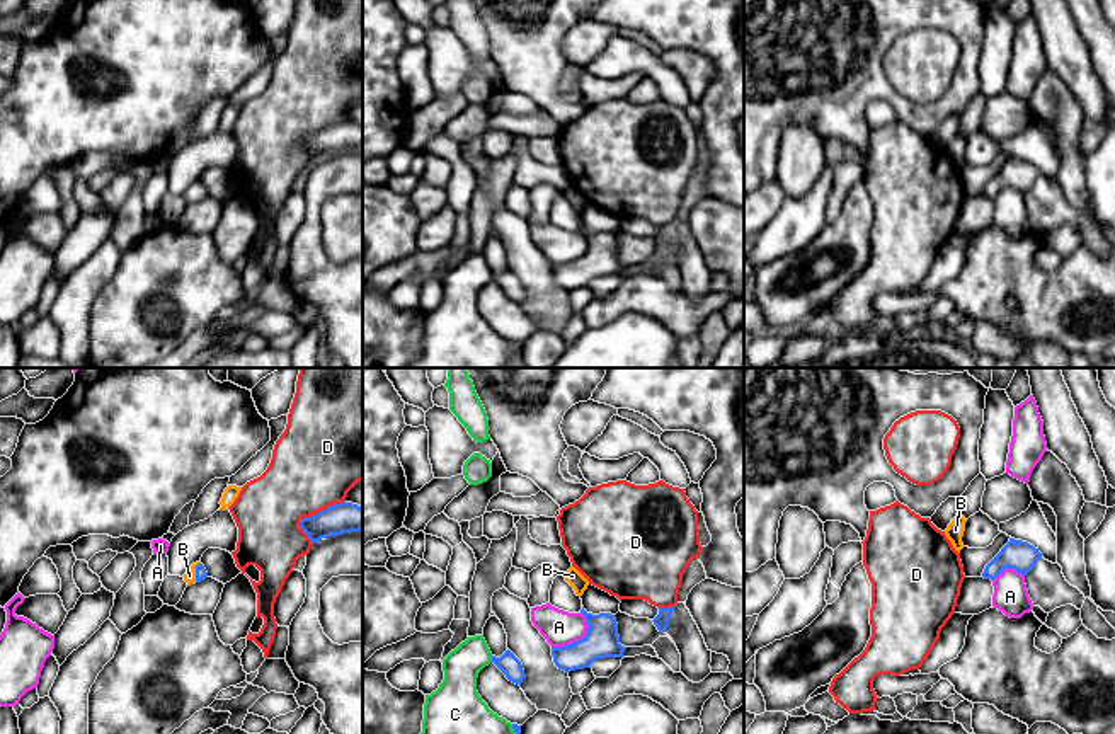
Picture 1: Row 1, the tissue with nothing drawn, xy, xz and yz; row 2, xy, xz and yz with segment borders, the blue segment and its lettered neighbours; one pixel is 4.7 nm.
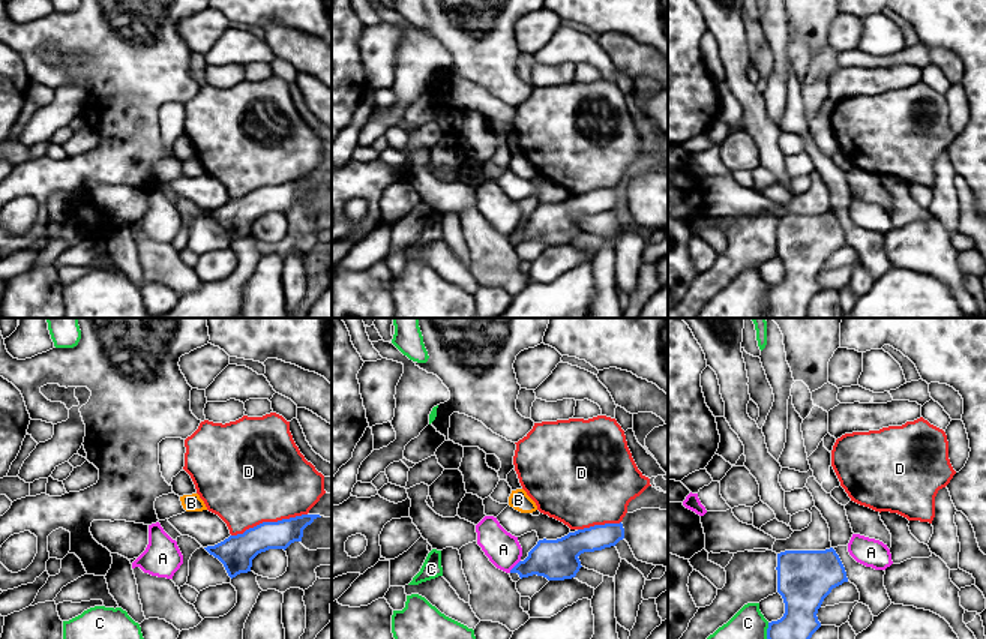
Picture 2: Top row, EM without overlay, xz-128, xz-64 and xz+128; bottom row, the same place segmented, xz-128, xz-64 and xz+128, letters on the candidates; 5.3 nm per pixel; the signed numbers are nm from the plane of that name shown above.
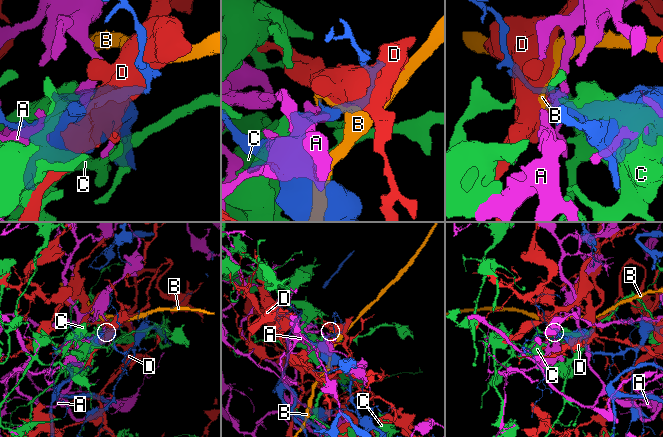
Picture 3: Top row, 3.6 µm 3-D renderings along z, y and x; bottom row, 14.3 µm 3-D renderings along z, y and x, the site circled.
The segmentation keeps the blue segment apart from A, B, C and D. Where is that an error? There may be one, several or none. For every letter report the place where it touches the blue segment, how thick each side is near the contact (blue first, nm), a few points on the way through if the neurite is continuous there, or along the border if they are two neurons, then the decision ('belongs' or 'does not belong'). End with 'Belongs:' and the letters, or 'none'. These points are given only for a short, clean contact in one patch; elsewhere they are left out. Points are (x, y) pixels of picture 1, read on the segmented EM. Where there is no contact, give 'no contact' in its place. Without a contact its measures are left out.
A: contact xz (581, 639); calibres 160 and 170 nm; does not belong
B: contact xy (196, 573); calibres 60 and 60 nm; border xy (200, 562), (194, 581); does not belong
C: contact xz (492, 659); calibres 100 and 200 nm; does not belong
D: contact xy (310, 516); calibres 140 and 400 nm; does not belong
Belongs: none

